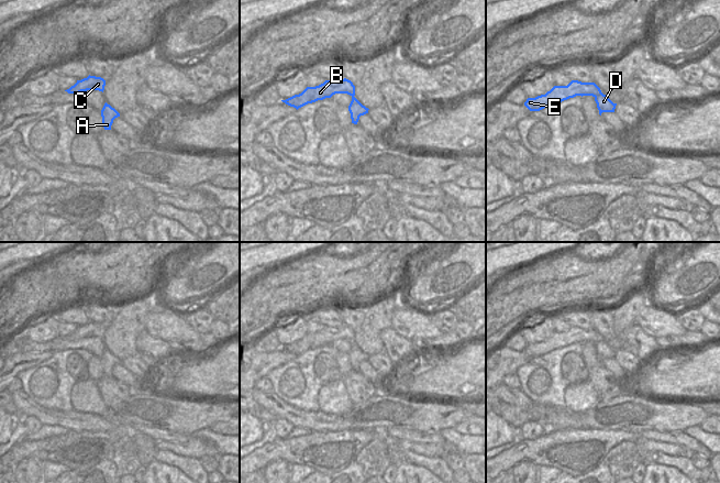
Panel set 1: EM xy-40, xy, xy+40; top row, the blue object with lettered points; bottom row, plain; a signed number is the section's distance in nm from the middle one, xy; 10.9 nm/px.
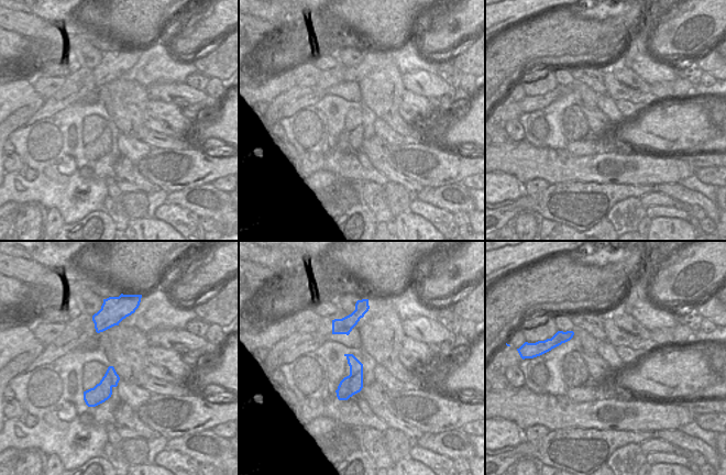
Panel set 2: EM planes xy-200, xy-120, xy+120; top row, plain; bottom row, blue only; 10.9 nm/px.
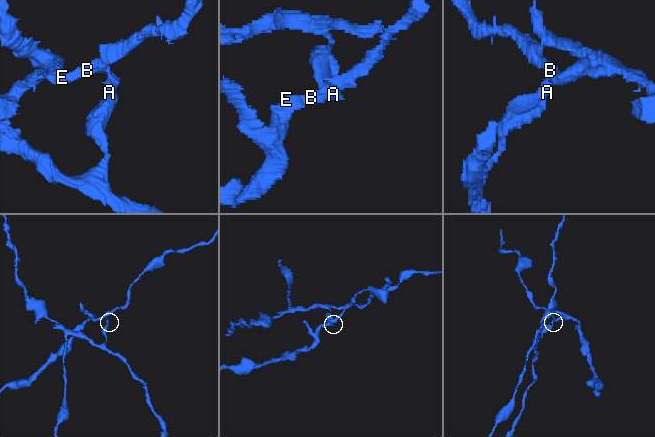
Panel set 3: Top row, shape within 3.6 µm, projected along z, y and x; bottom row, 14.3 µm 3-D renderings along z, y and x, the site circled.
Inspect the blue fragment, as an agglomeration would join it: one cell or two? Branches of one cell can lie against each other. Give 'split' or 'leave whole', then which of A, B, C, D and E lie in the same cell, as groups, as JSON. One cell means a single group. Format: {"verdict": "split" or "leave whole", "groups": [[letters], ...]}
{"verdict": "split", "groups": [["A", "D"], ["B", "C", "E"]]}

